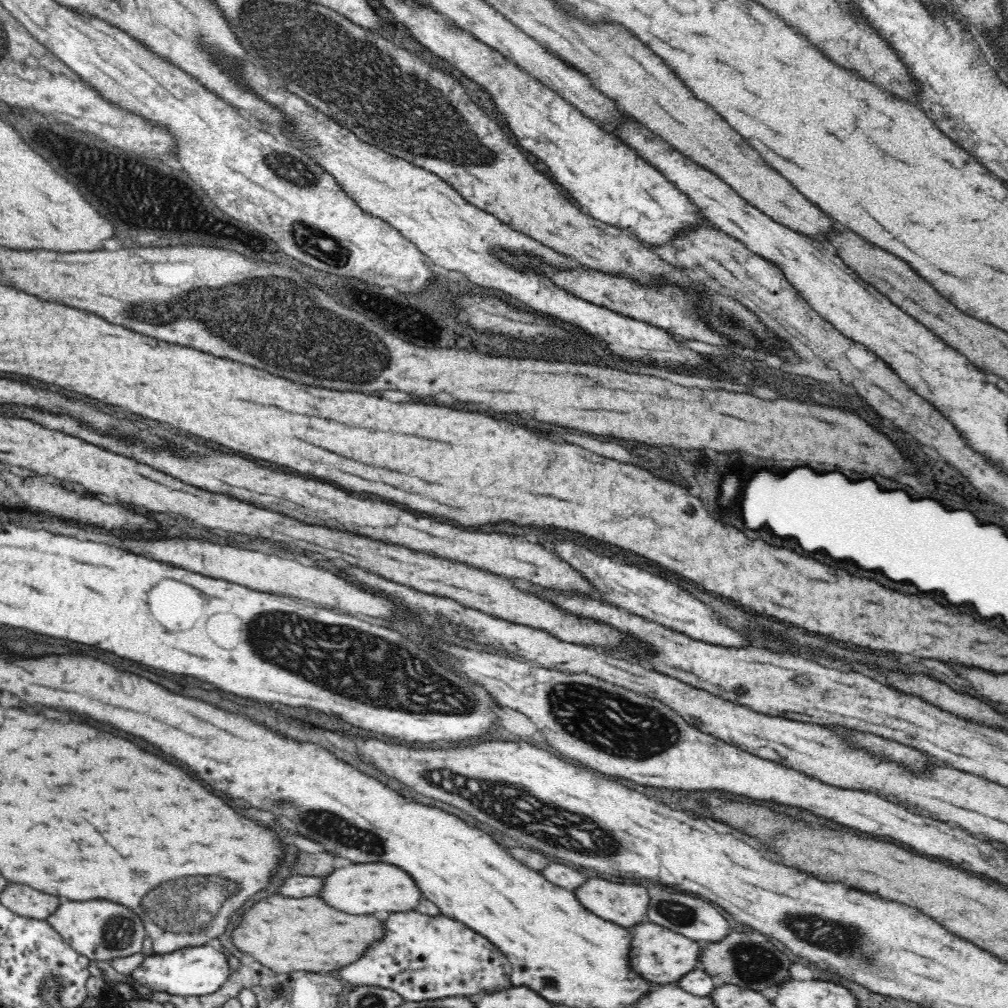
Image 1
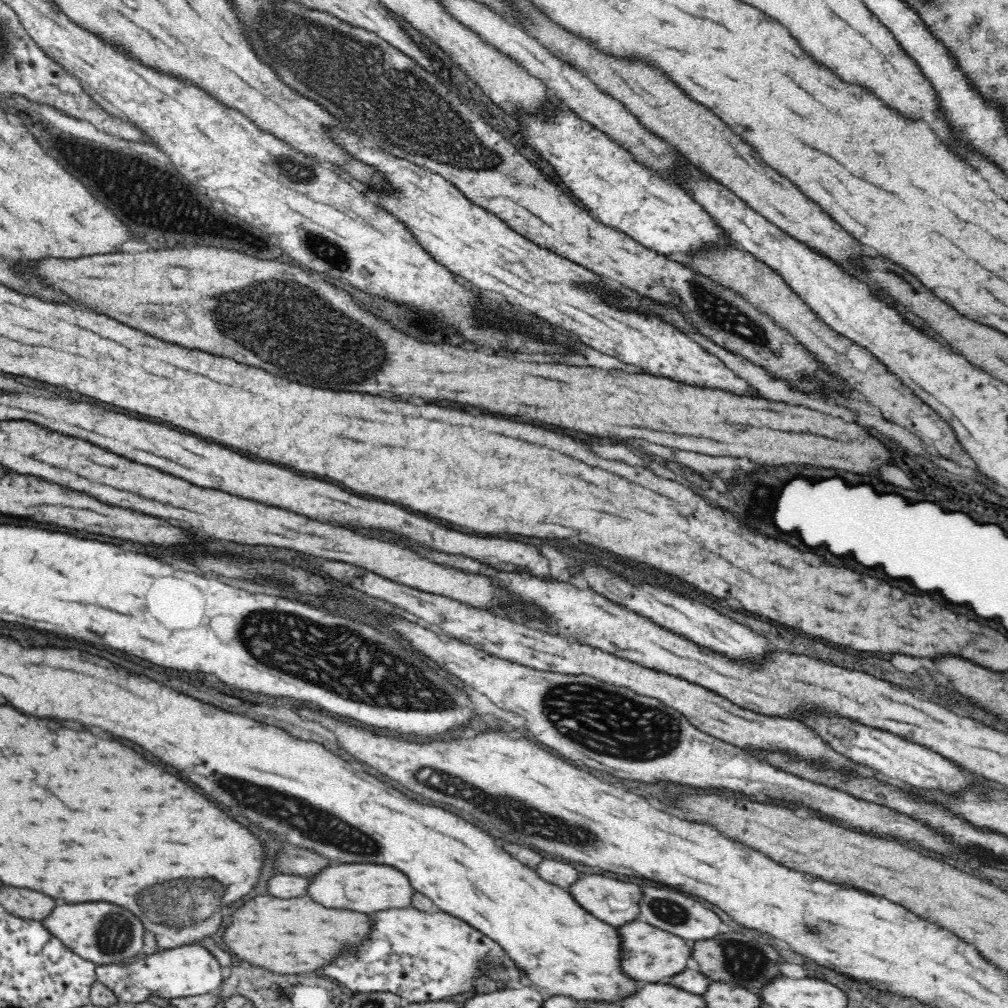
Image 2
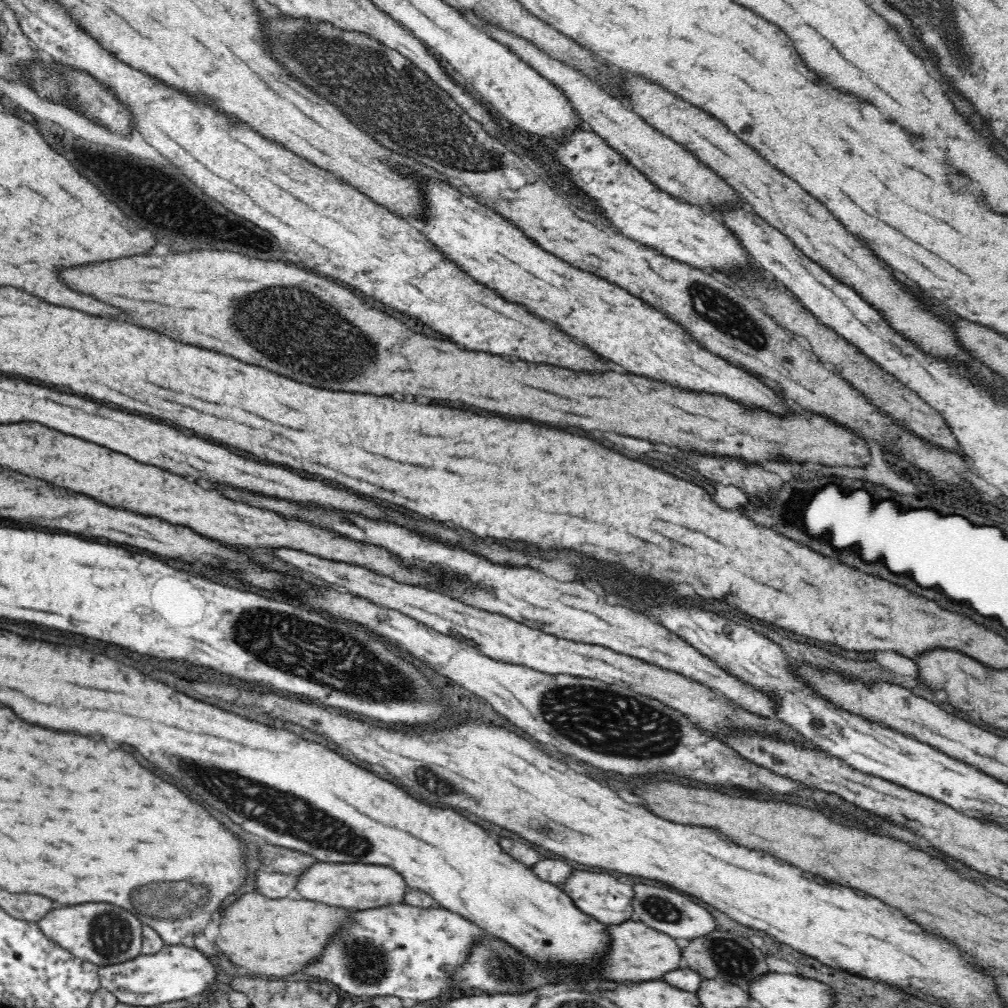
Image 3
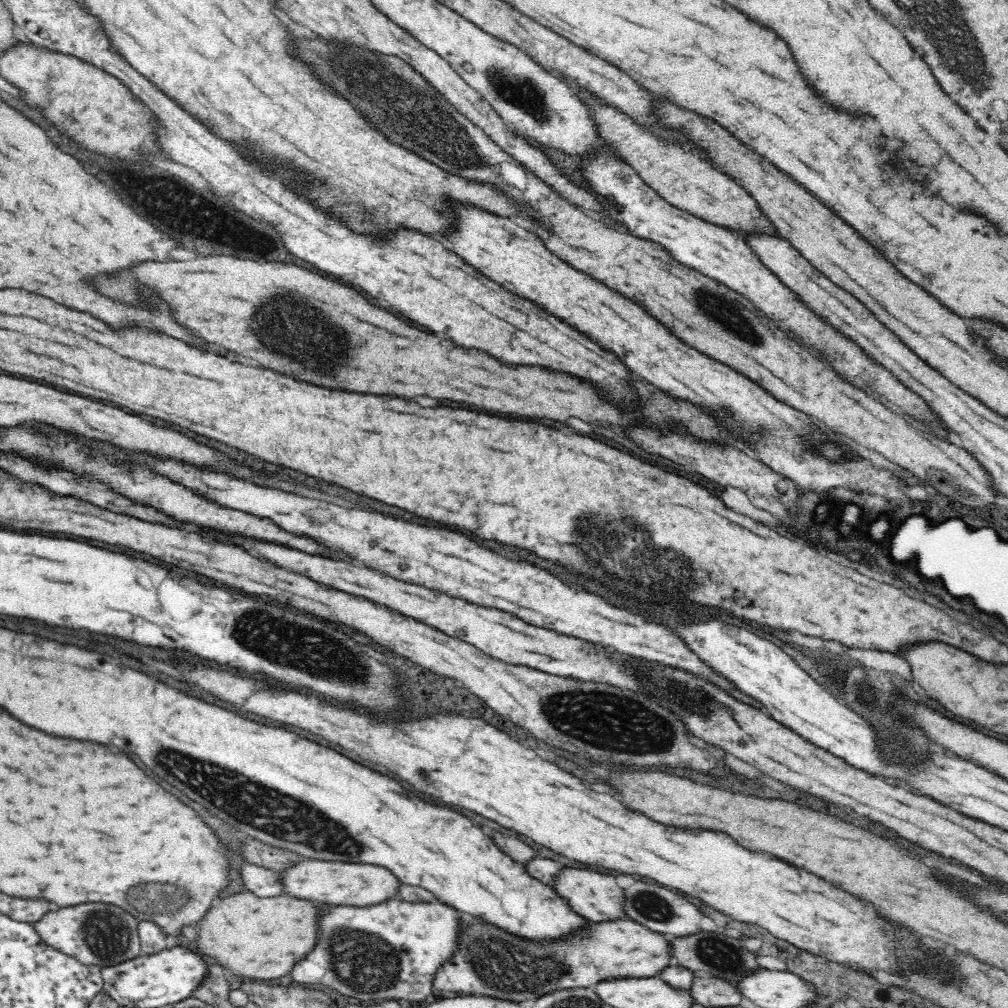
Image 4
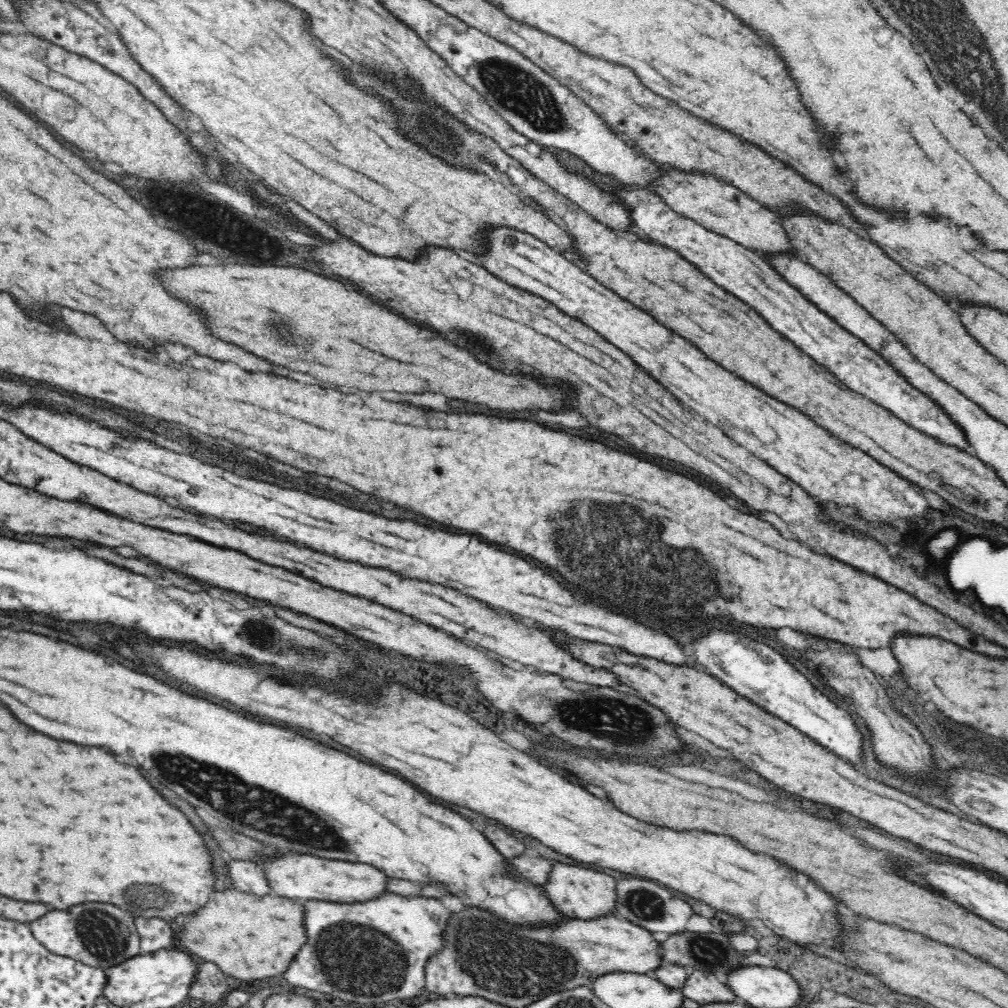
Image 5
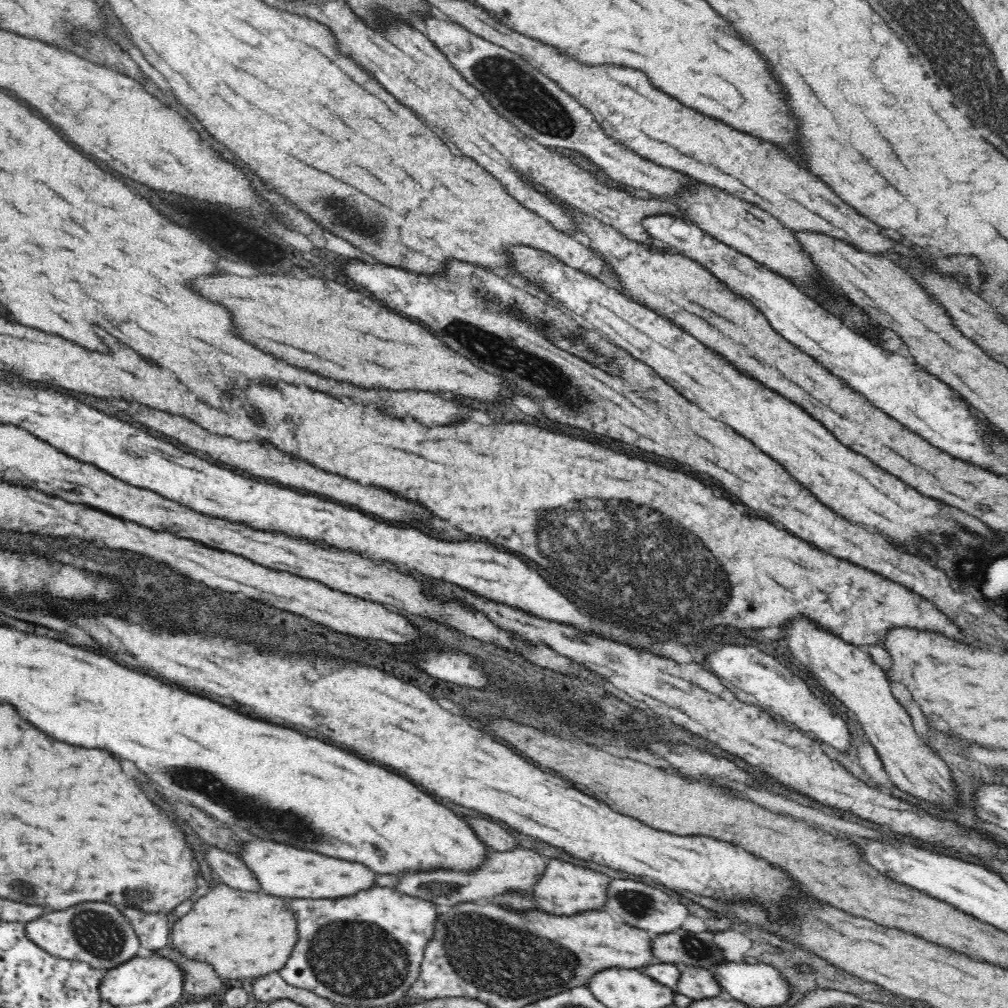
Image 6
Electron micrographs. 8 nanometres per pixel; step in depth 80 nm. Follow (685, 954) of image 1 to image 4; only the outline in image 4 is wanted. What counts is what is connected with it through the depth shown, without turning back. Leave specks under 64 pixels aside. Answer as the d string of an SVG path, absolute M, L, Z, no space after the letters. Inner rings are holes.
M462 914L458 930L456 950L450 954L447 962L434 974L434 991L439 994L466 994L492 996L510 1002L526 1002L552 994L555 990L592 988L596 982L608 978L650 978L662 972L668 966L670 945L660 933L648 930L632 920L610 920L600 924L590 924L562 940L556 940L556 948L550 954L550 942L532 942L520 936L514 936L503 928L498 928L477 916Z

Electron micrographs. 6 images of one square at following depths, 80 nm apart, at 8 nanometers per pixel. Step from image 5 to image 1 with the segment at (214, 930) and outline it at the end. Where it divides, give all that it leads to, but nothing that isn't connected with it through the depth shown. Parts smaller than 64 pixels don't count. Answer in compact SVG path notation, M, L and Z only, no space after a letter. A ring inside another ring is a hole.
M270 896L248 908L238 926L231 932L231 941L239 952L252 957L275 973L294 971L326 974L340 966L352 964L364 950L384 936L382 916L350 916L334 910L316 896L284 898Z

